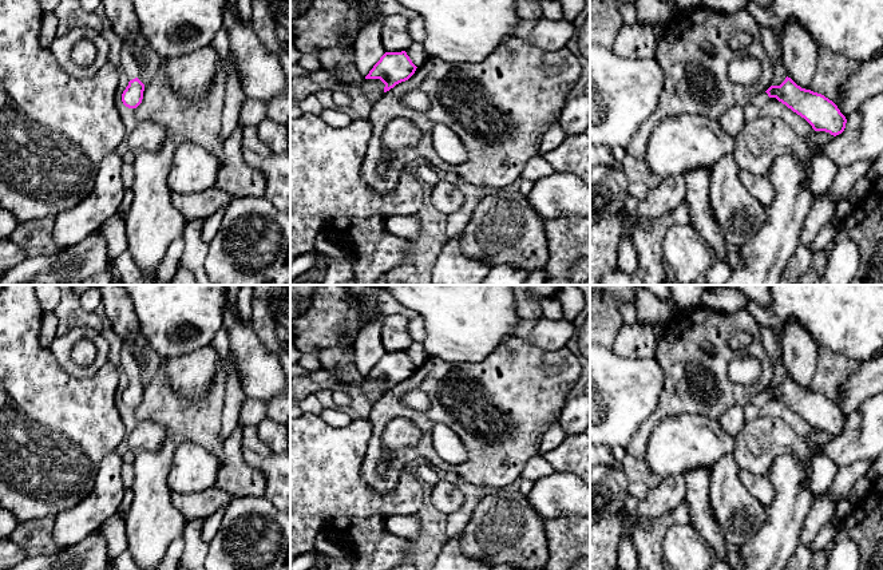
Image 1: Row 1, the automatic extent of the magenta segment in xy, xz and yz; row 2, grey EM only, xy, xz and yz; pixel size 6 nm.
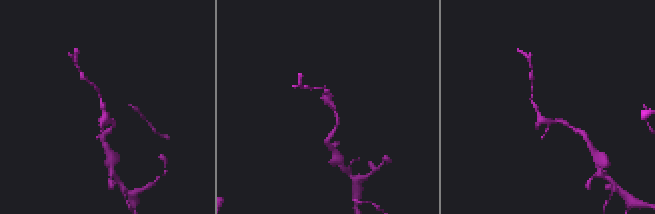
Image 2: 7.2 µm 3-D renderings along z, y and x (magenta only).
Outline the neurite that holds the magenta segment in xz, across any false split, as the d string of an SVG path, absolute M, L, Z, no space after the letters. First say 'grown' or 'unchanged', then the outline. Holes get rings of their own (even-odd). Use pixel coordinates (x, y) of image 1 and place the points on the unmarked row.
unchanged; M405 351L385 352L365 379L380 379L385 384L384 392L387 392L396 384L408 380L416 368Z

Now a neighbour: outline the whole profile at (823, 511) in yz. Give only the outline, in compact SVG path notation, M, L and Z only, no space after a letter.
M825 492L813 498L801 529L801 543L809 546L824 526L835 523L838 500Z

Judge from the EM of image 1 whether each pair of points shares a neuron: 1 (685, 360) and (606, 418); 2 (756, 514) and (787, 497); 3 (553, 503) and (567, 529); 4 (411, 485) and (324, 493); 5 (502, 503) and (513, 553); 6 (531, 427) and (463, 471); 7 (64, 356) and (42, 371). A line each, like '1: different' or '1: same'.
1: different
2: different
3: different
4: same
5: same
6: same
7: different

